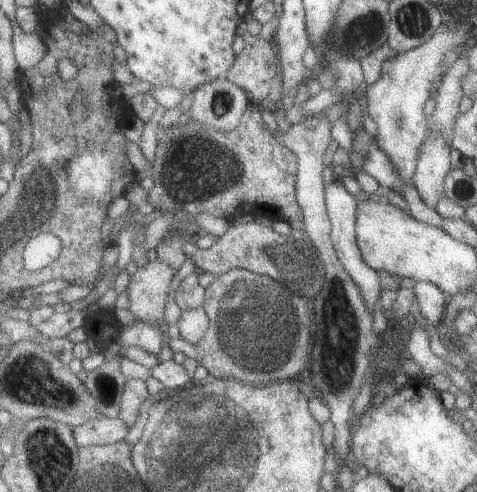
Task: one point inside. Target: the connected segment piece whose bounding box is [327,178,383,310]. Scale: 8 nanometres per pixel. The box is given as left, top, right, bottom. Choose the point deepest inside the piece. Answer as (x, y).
(344, 207)

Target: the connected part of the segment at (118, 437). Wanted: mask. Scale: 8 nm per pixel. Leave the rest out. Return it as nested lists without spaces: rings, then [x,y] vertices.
[[[102,417],[75,427],[75,437],[81,447],[88,445],[107,445],[124,441],[130,434],[130,425],[122,417],[111,419]]]

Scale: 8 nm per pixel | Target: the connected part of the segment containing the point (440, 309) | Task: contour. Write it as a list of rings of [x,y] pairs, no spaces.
[[[420,281],[414,289],[422,315],[437,326],[447,316],[447,308],[453,296],[437,284],[428,281]]]

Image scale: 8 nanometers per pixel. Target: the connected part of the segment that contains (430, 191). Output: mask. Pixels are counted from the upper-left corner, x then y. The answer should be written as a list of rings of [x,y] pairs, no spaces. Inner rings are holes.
[[[432,132],[421,149],[419,166],[413,183],[418,187],[424,200],[435,209],[447,196],[445,182],[454,169],[451,157],[453,149],[443,136]]]

